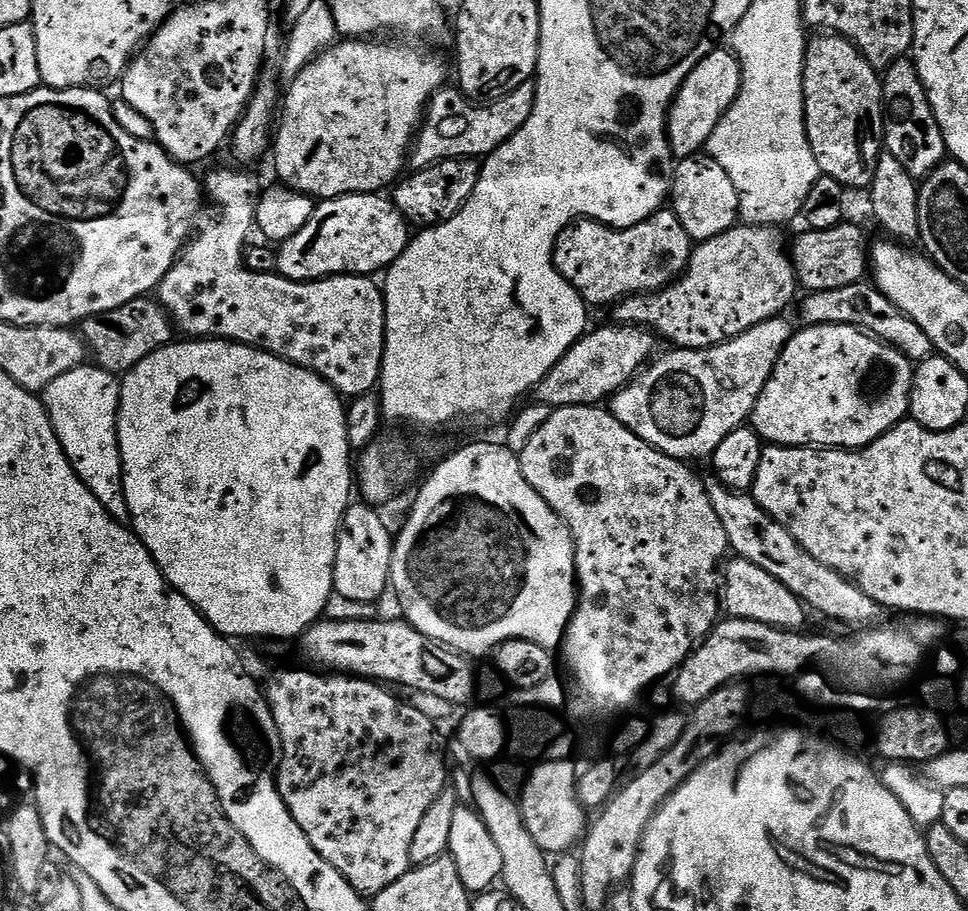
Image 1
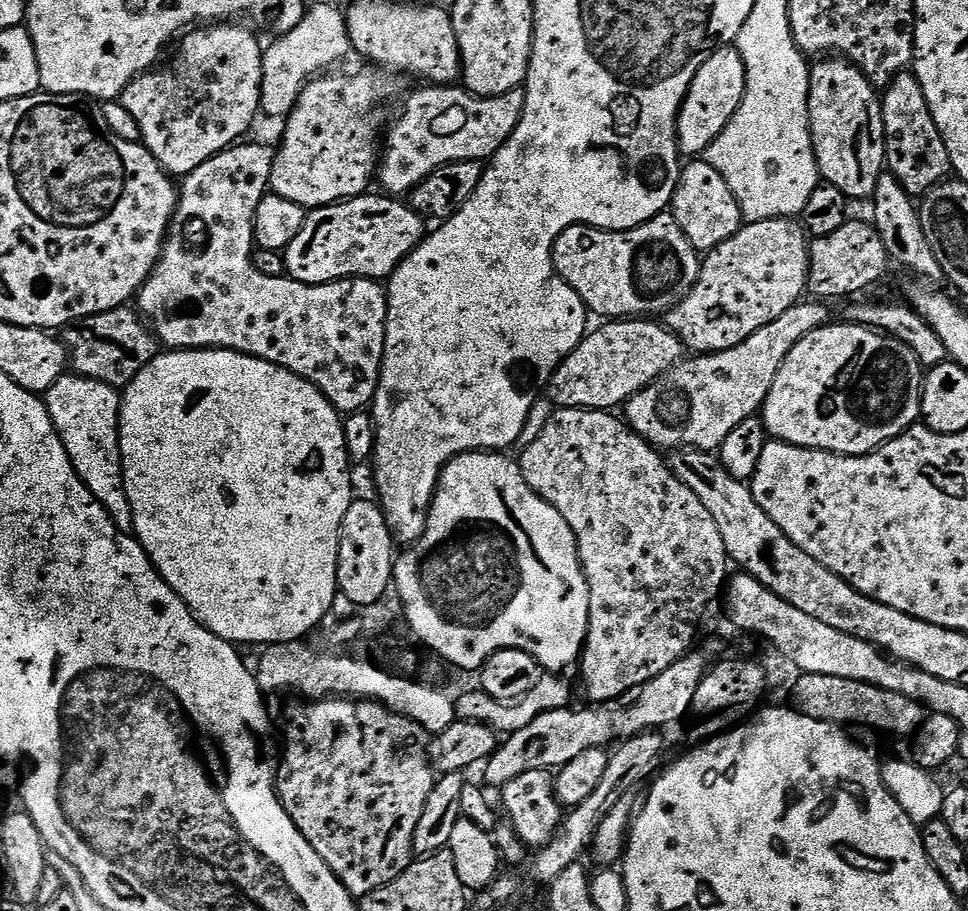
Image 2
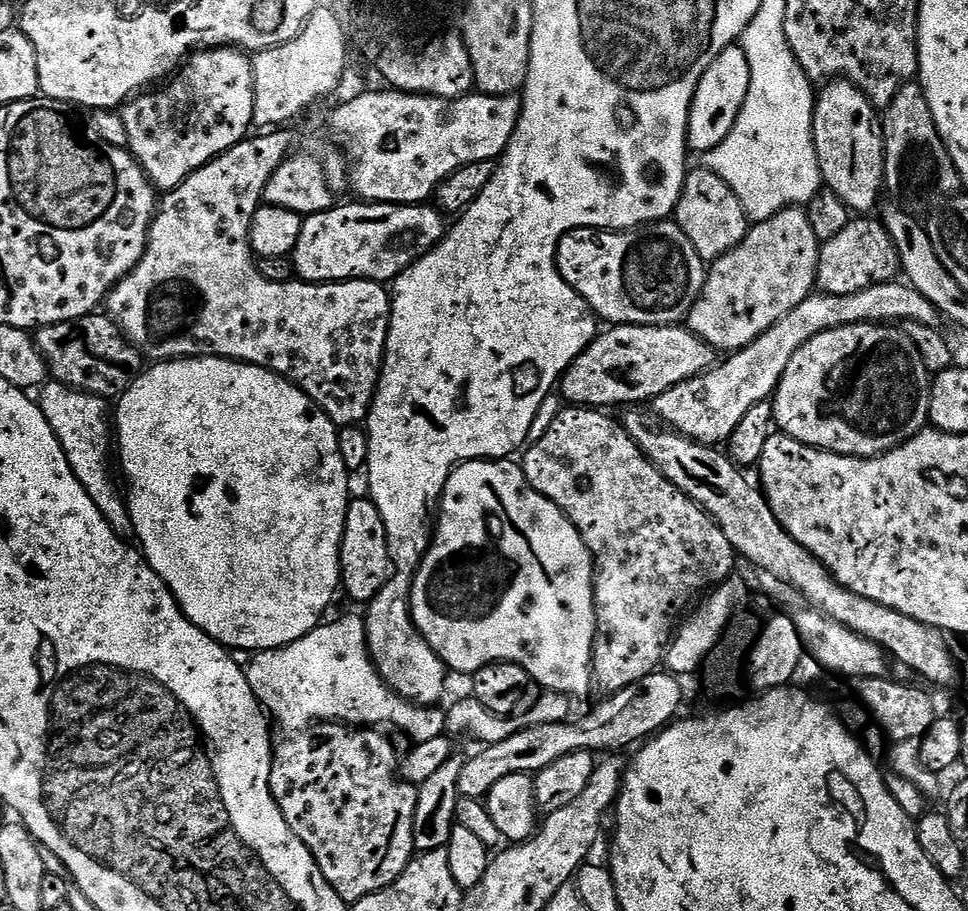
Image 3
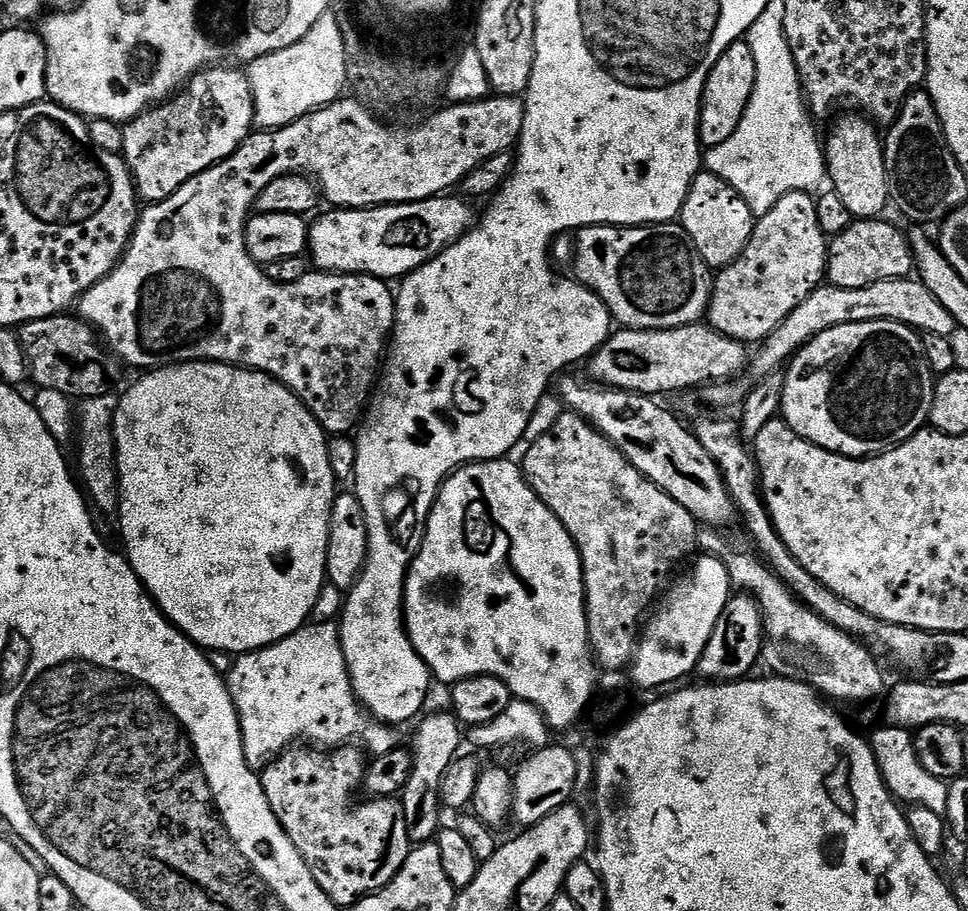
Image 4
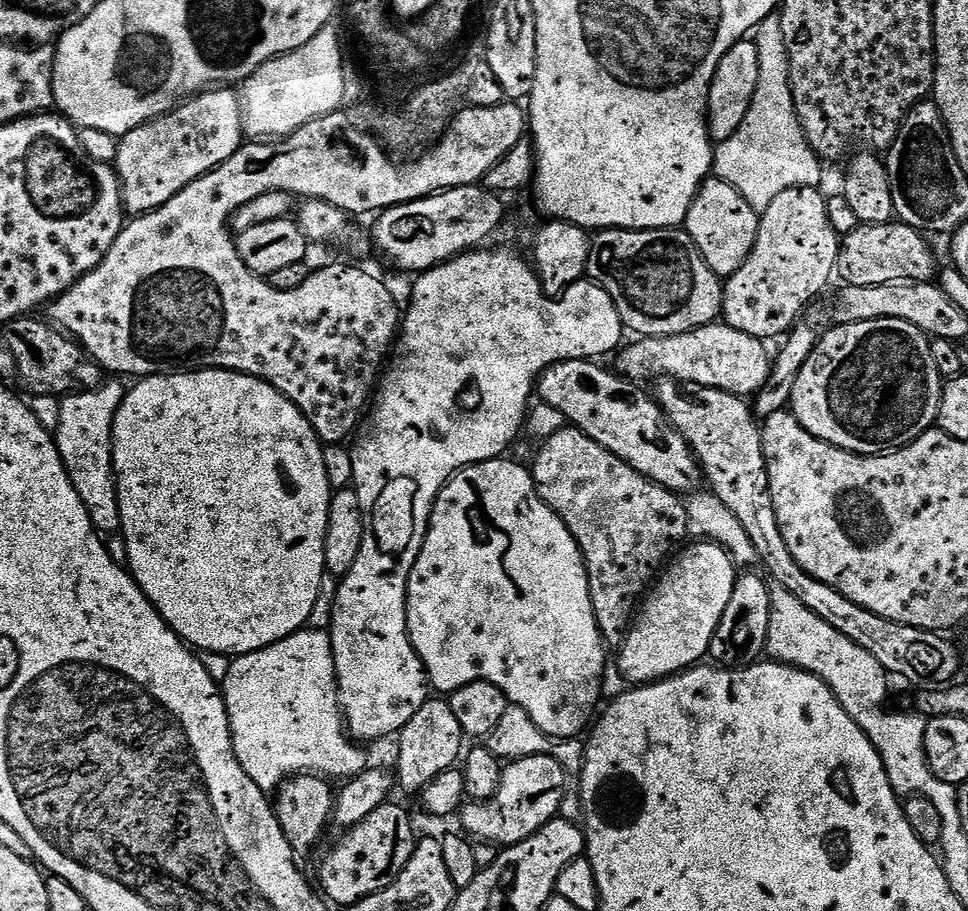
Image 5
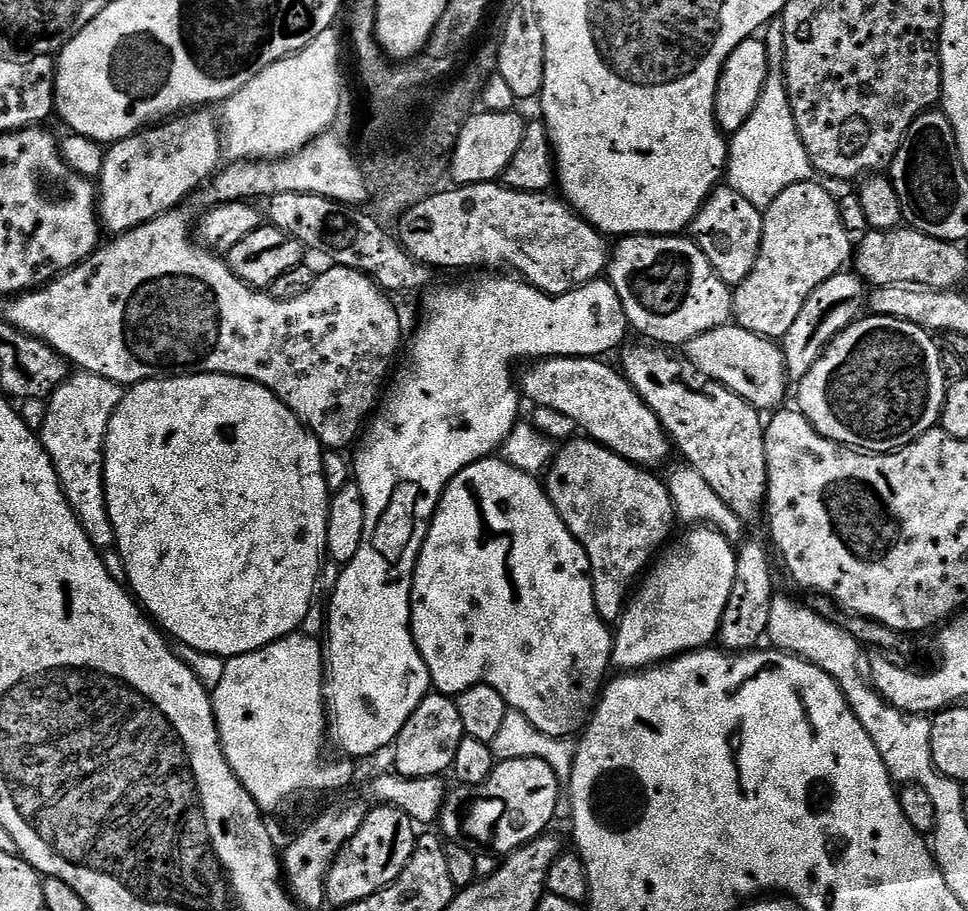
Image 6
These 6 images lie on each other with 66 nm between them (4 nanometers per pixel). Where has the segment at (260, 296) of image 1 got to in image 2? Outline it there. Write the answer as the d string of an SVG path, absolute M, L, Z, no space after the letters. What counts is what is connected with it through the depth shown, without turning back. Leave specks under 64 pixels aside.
M237 143L225 152L219 152L214 158L202 162L198 170L183 177L178 188L176 212L172 215L172 225L168 227L168 238L164 242L164 252L156 263L155 270L148 281L142 285L138 293L138 311L145 321L154 329L154 335L161 345L168 350L186 348L229 348L254 358L262 358L266 362L274 362L274 366L282 366L310 382L335 406L337 412L363 412L376 396L376 387L380 381L380 367L384 361L384 339L386 338L386 322L388 321L388 298L385 289L375 280L336 280L333 284L297 284L288 278L270 278L262 274L252 265L253 249L243 248L244 236L251 237L254 232L256 207L261 198L269 191L268 179L272 173L273 149L264 144Z

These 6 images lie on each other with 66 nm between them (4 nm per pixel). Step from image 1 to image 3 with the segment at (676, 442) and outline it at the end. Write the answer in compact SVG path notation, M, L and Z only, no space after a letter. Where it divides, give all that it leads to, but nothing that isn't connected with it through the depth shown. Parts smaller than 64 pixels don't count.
M907 282L870 286L866 290L858 290L858 294L826 294L817 291L798 302L798 306L794 306L794 310L786 314L786 318L770 326L770 330L766 330L766 334L750 342L750 346L731 353L725 359L728 360L725 364L717 363L708 371L658 394L656 399L651 401L651 411L655 419L671 431L679 432L681 436L689 436L700 444L719 445L732 435L734 426L742 422L742 417L746 410L750 410L750 406L765 403L775 393L782 374L786 374L786 366L790 366L790 358L794 358L794 354L798 354L800 347L810 342L810 338L826 330L851 324L905 320L931 328L940 328L942 324L938 309L929 300L922 298L922 294L918 294L918 290L914 290Z

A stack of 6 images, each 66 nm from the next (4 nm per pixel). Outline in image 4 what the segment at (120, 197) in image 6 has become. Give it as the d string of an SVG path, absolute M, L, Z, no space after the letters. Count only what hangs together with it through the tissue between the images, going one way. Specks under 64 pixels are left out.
M217 66L197 72L179 92L163 104L147 108L141 116L136 116L123 125L122 155L128 169L132 171L139 199L144 202L159 202L170 198L170 194L190 182L190 178L202 174L228 156L233 156L253 131L255 118L252 87L247 75L239 67Z

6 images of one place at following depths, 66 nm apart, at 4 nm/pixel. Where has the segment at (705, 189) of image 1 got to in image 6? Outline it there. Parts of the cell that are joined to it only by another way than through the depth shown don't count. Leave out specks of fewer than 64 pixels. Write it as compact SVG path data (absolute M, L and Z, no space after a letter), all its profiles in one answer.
M718 186L708 201L698 210L690 225L691 239L706 254L710 266L729 286L741 284L754 270L754 262L758 262L760 243L762 242L762 226L764 217L761 209L756 208L738 190L727 186Z

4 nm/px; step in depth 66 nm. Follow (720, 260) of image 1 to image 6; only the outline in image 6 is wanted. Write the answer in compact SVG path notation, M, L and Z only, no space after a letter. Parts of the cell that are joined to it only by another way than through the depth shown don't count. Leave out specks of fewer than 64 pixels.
M816 183L795 184L782 190L763 213L758 262L754 262L752 273L735 285L732 294L732 320L740 328L779 341L798 318L806 298L822 282L845 271L844 263L853 257L854 240L842 226L837 197Z

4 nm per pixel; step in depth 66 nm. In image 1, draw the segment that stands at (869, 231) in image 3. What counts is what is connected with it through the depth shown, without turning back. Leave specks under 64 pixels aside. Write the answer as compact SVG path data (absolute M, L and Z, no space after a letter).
M845 222L830 230L801 231L796 241L791 241L790 255L796 267L799 287L805 293L822 290L842 290L842 286L854 286L865 279L870 264L866 257L870 248L864 245L864 232L856 224Z

